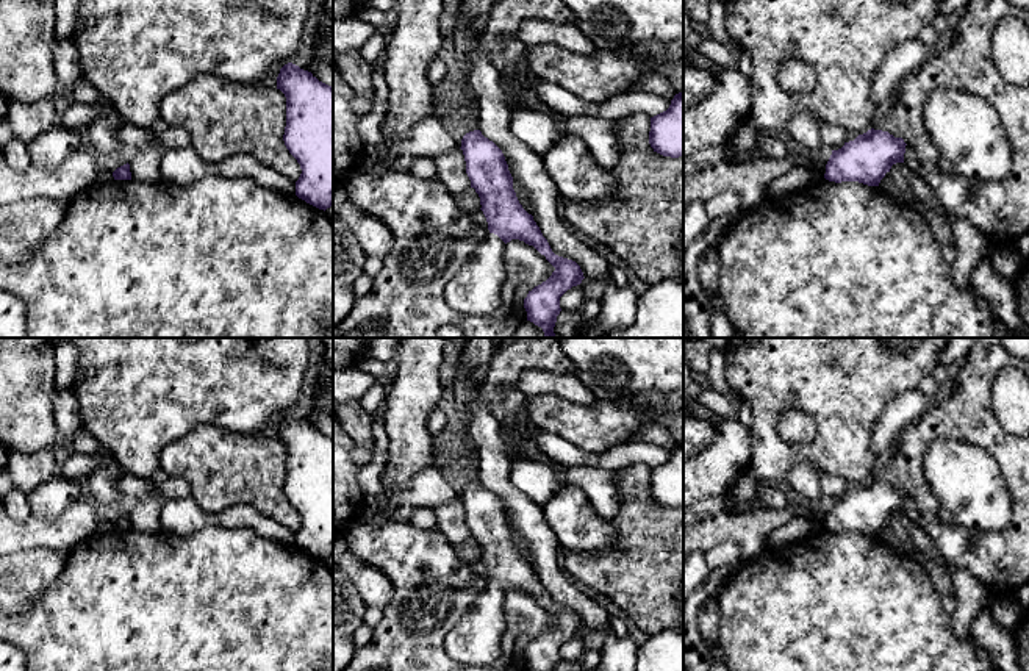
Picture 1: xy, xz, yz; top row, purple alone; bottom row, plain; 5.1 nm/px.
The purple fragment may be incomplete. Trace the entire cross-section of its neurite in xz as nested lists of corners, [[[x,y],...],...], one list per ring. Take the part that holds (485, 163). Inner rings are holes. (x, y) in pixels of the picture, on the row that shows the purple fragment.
[[[474,130],[463,136],[460,149],[489,233],[497,235],[505,244],[519,239],[533,246],[555,267],[552,275],[524,299],[527,321],[543,328],[543,338],[555,338],[554,327],[561,311],[560,297],[585,278],[580,266],[552,252],[533,216],[519,203],[505,156],[493,141],[480,130]]]

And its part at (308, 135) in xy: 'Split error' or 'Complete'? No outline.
Complete

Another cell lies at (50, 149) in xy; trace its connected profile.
[[[58,122],[34,138],[27,147],[31,166],[52,170],[81,149],[81,138],[78,131]]]

